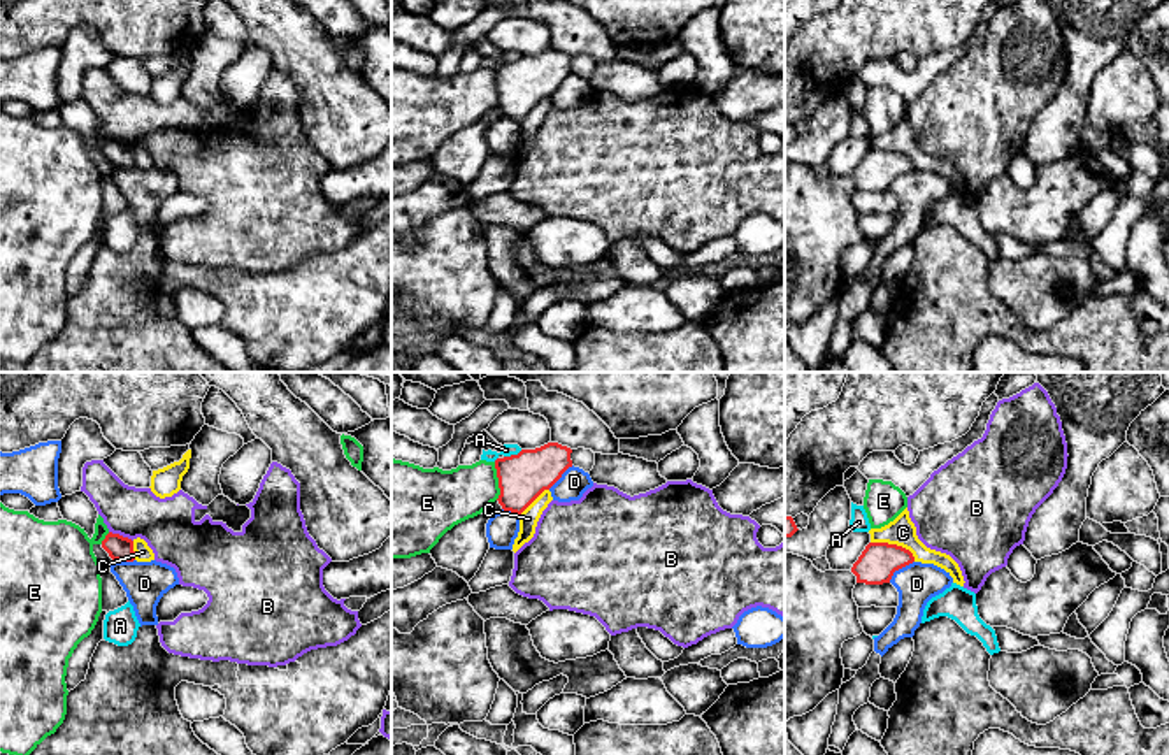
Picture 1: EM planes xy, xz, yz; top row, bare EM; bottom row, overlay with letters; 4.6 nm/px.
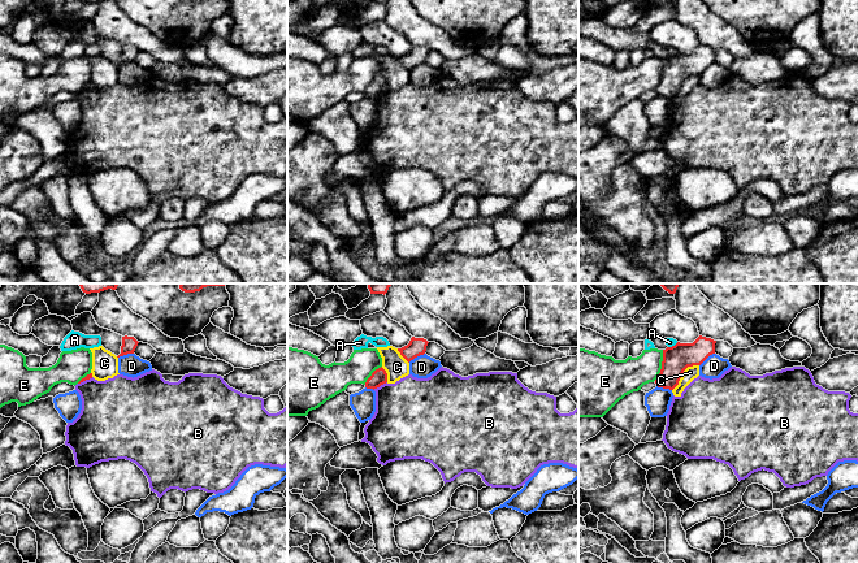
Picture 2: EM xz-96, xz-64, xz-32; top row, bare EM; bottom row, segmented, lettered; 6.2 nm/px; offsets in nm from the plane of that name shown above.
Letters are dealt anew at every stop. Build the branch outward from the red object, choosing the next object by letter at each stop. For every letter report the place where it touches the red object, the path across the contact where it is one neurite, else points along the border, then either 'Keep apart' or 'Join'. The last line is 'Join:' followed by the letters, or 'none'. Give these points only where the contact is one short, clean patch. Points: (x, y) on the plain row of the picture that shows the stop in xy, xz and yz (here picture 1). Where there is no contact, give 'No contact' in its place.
A: Touches red at xz (513, 62). Keep apart
B: Touches red at xy (121, 143). Keep apart
C: Touches red at yz (896, 151). Boundary: yz (871, 148), (901, 151), (915, 167). Keep apart
D: Touches red at yz (899, 174). Keep apart
E: Touches red at xz (499, 88). Keep apart
Join: none

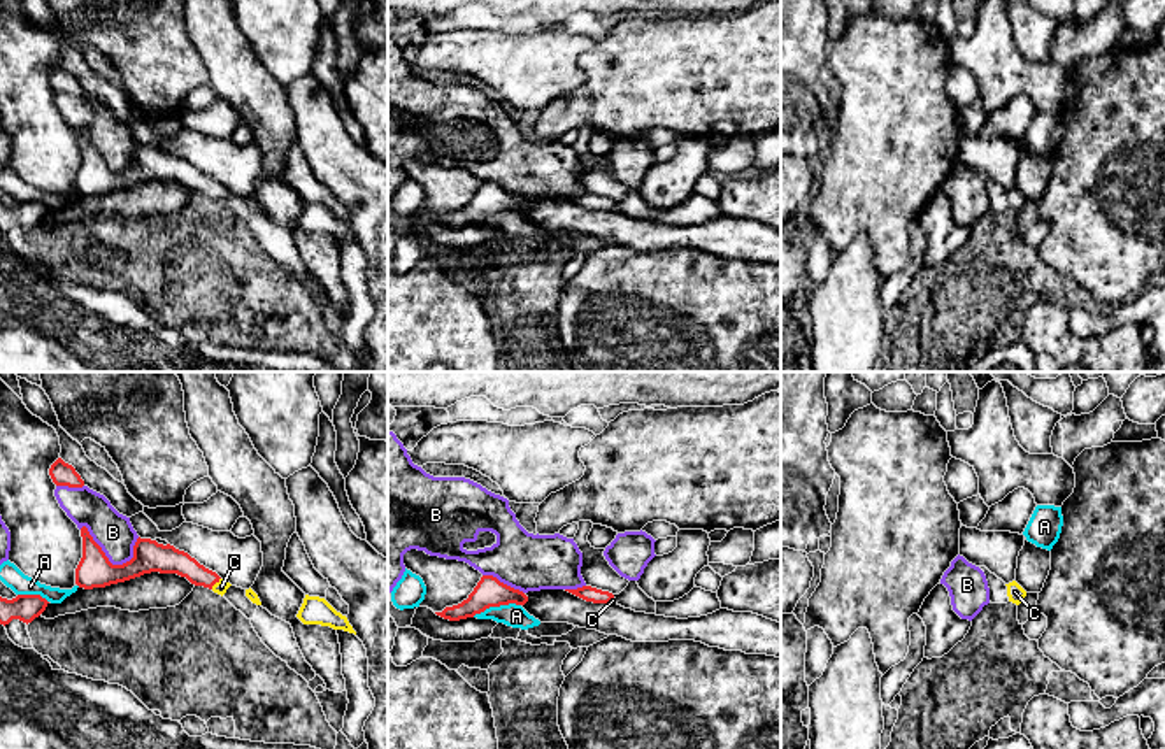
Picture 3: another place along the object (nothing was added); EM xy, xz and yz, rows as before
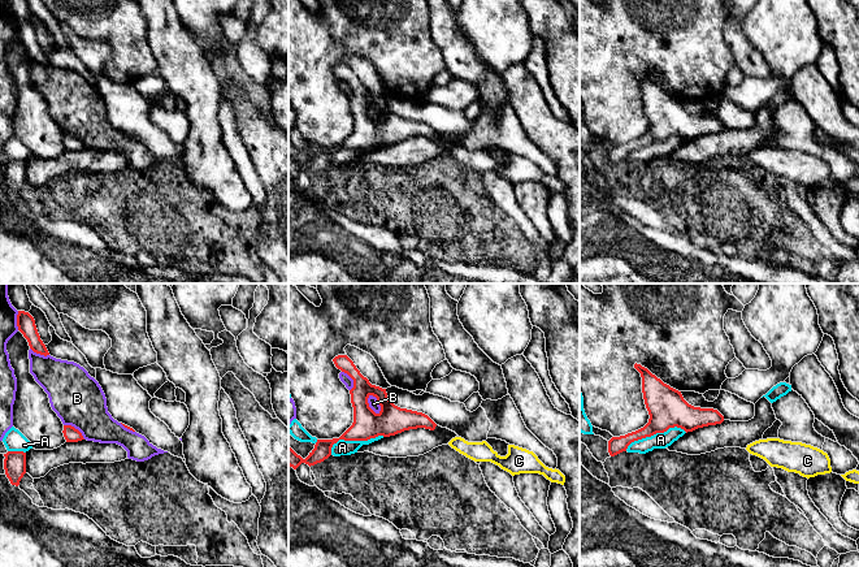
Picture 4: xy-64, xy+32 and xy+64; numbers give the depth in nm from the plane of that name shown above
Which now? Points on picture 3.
A: Touches red at xz (495, 213). Keep apart
B: Touches red at xy (104, 160). Keep apart
C: Touches red at xy (216, 188). Path across: xy (167, 167), (216, 188), (221, 193). Join
Join: C

